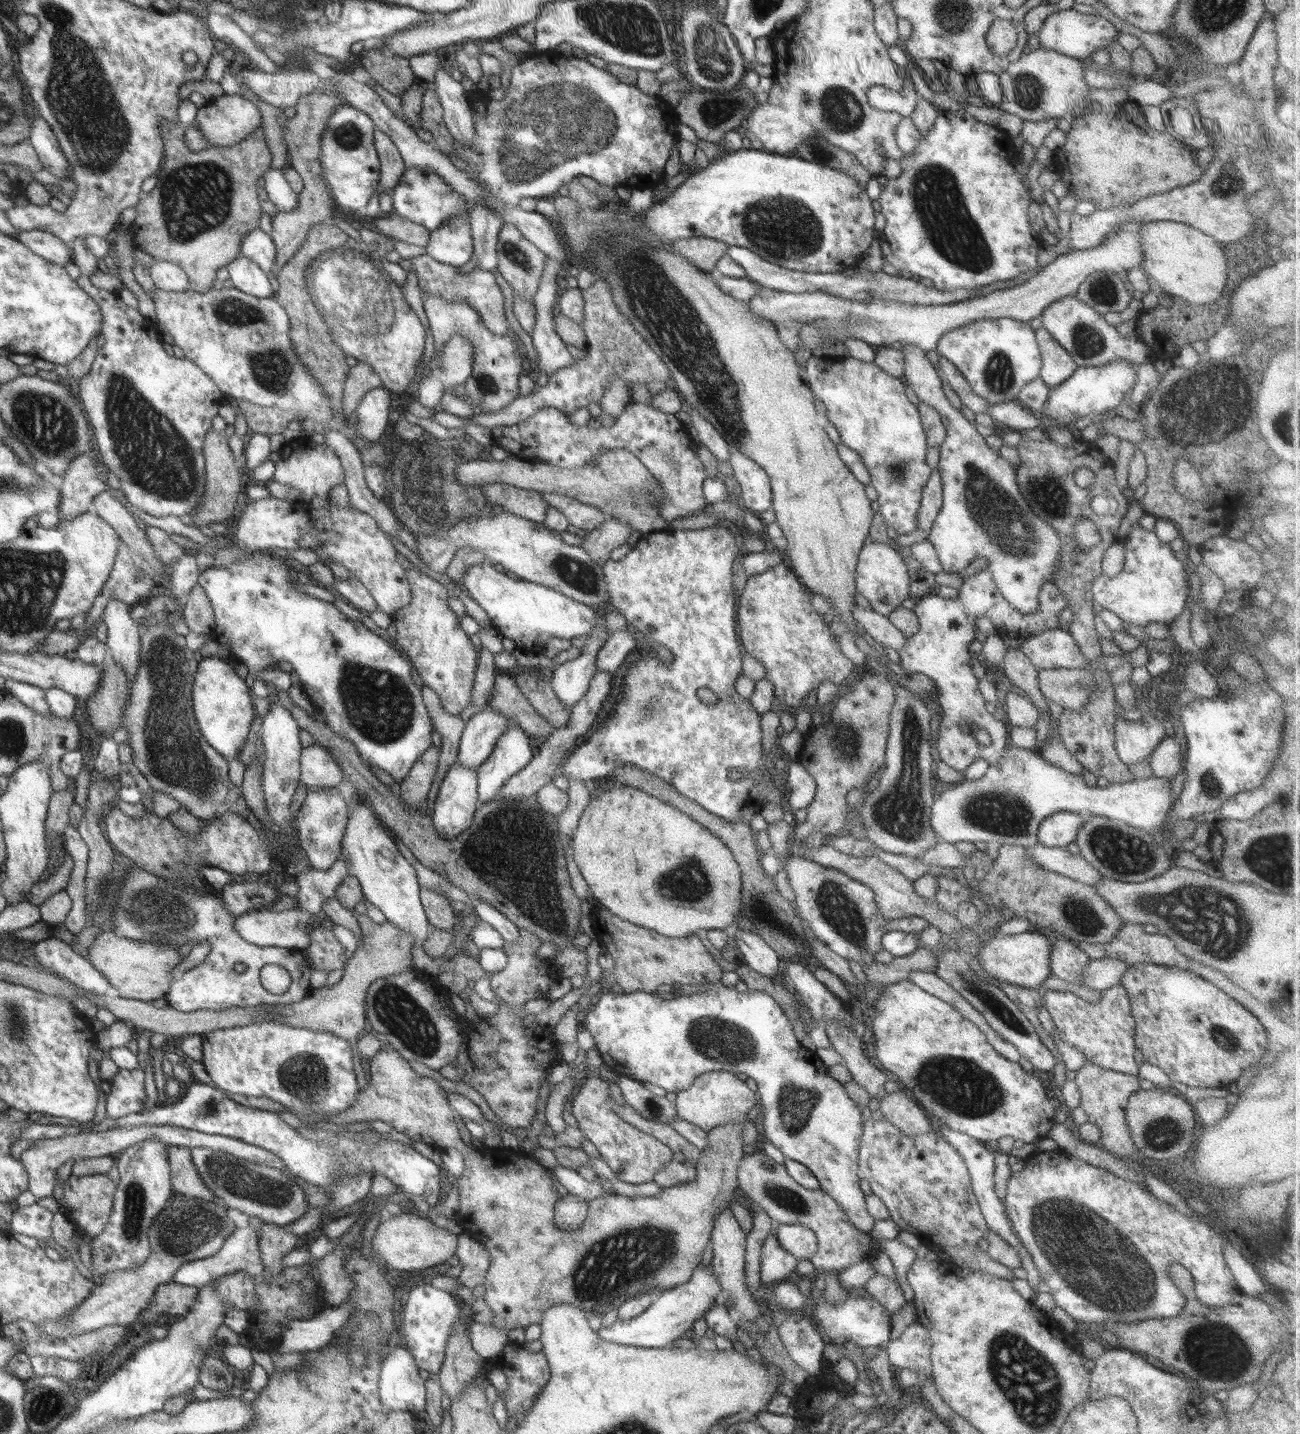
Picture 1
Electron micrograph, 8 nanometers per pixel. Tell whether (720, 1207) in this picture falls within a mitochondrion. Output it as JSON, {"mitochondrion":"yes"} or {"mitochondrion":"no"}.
{"mitochondrion":"no"}

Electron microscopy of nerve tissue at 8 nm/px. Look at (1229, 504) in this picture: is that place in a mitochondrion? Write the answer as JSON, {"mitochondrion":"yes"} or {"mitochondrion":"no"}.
{"mitochondrion":"no"}

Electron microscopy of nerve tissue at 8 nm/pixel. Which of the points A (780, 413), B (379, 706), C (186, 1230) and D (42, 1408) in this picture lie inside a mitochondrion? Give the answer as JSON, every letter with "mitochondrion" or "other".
{"A":"other","B":"mitochondrion","C":"mitochondrion","D":"mitochondrion"}

